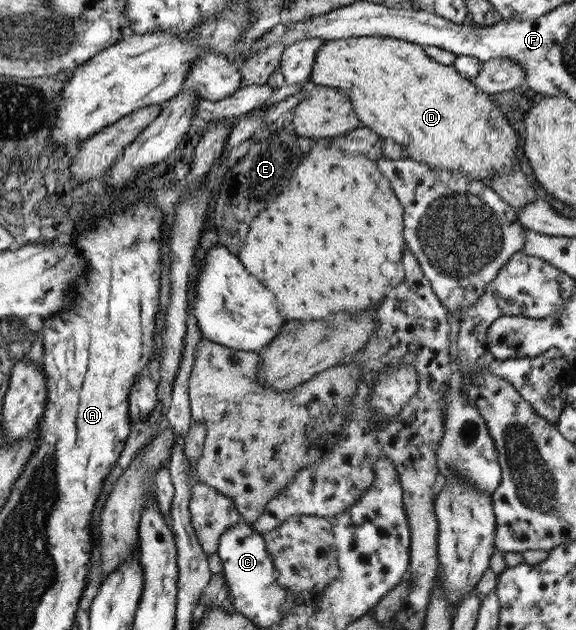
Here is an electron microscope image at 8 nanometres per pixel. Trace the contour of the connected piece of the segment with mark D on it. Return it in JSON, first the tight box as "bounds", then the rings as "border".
{"bounds":[309,36,518,185],"border":[[[360,36],[325,40],[324,44],[316,50],[316,58],[314,58],[314,62],[312,62],[312,72],[310,72],[309,76],[311,85],[334,87],[339,92],[348,96],[352,110],[362,127],[368,128],[371,132],[382,136],[384,139],[389,139],[396,144],[400,144],[400,146],[402,146],[404,159],[408,158],[426,164],[430,170],[464,172],[464,175],[470,176],[472,180],[478,180],[487,185],[486,182],[490,182],[490,176],[494,178],[494,176],[500,174],[504,168],[518,162],[518,159],[516,159],[516,144],[518,144],[516,132],[512,130],[506,118],[502,116],[504,110],[500,110],[498,105],[494,105],[492,95],[480,91],[469,79],[460,76],[460,73],[456,72],[456,69],[454,69],[452,65],[444,66],[432,60],[429,56],[426,56],[426,53],[422,50],[420,45],[384,36]]]}

